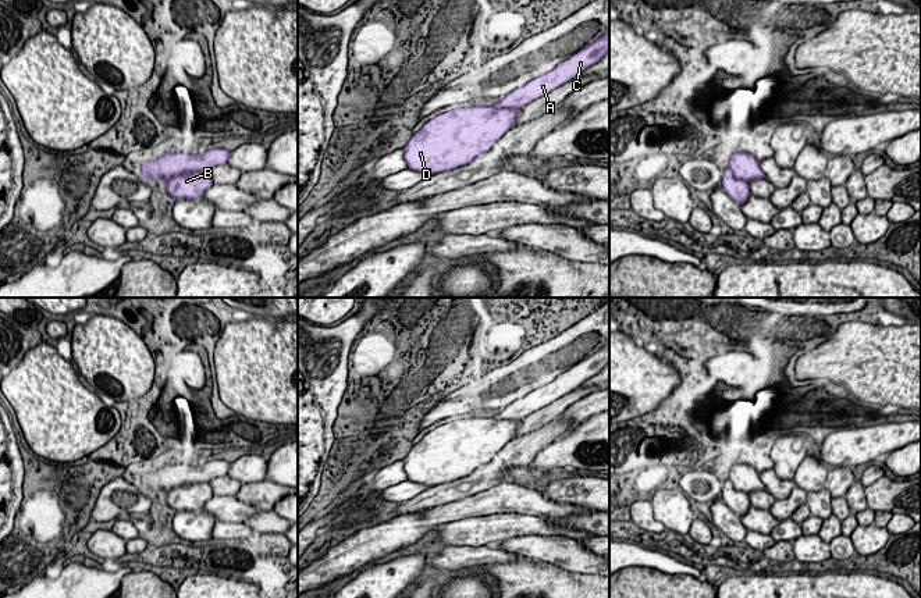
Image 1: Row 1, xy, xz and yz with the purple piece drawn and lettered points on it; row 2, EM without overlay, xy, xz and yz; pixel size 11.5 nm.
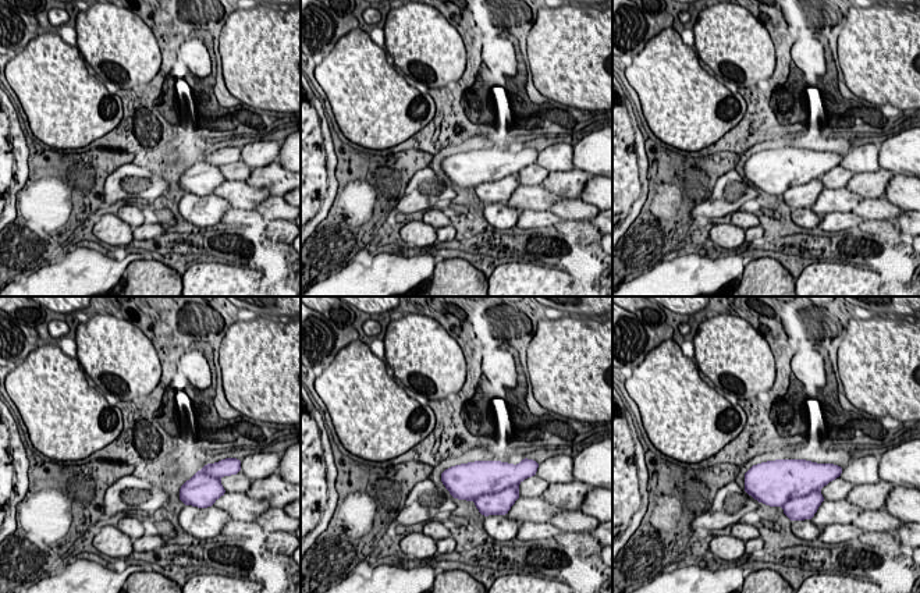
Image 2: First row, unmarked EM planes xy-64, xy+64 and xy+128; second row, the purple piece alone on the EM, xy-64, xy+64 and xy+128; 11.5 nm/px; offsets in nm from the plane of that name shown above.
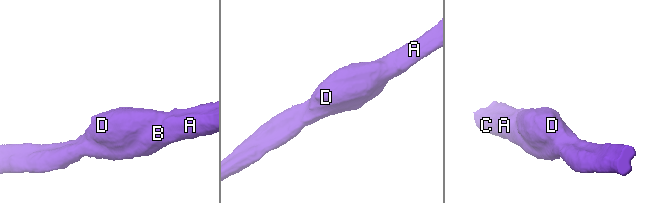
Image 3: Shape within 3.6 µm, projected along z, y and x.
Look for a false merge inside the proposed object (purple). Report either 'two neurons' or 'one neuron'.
two neurons

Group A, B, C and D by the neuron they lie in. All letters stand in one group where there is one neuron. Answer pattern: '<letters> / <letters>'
A B C / D

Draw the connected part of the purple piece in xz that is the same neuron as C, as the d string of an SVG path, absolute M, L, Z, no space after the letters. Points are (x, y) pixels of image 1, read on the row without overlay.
M609 342L563 374L558 375L550 384L531 391L522 399L512 402L501 413L492 417L497 420L522 420L529 414L548 406L561 396L577 389L583 382L598 374L608 364Z

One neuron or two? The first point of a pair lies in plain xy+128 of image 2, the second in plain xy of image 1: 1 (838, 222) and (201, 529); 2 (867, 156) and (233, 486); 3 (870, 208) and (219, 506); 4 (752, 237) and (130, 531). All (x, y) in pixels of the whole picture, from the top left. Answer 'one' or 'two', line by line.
1: two
2: two
3: two
4: two

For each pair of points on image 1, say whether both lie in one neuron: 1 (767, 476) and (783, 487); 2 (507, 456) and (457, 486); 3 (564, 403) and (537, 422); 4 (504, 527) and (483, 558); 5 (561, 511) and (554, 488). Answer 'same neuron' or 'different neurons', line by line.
1: same neuron
2: same neuron
3: same neuron
4: different neurons
5: different neurons

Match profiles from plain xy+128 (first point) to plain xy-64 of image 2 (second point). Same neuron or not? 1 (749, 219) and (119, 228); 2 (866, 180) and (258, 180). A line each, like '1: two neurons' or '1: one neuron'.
1: two neurons
2: one neuron

